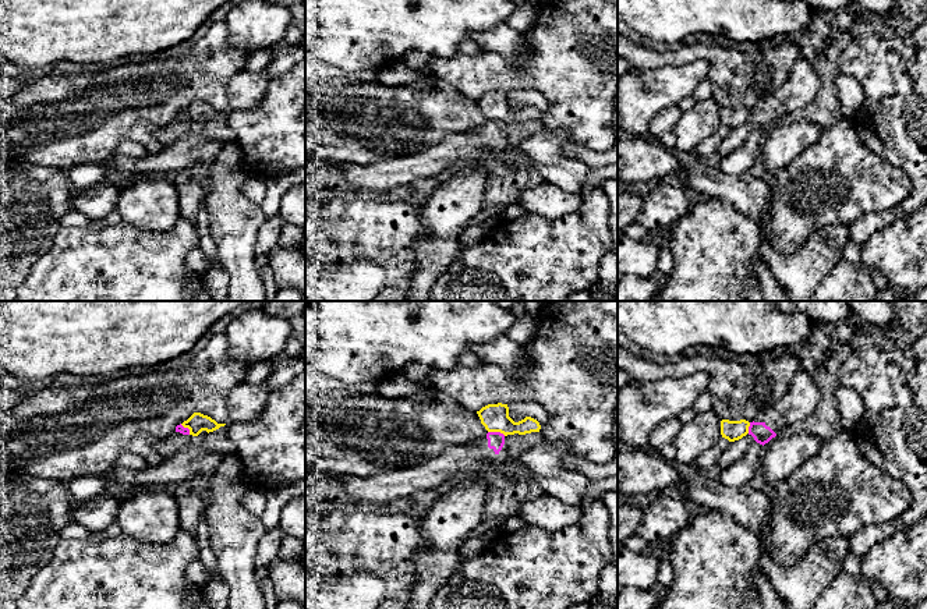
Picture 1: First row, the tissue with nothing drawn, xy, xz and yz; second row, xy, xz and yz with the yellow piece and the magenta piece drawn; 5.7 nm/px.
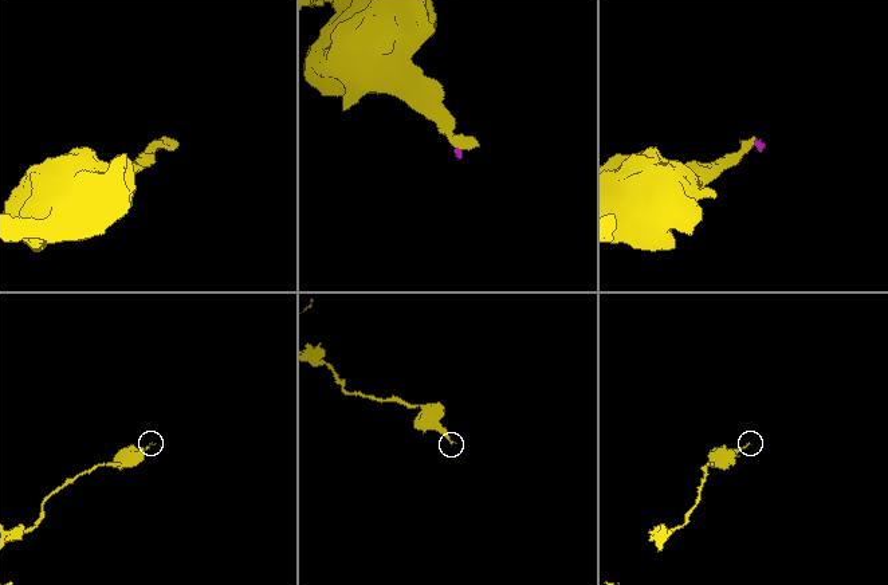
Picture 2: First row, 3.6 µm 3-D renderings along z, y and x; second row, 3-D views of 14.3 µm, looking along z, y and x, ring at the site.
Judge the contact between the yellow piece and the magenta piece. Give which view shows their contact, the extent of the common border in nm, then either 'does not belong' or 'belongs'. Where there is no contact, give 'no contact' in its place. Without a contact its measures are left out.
contact in xz; length 110 nm; does not belong

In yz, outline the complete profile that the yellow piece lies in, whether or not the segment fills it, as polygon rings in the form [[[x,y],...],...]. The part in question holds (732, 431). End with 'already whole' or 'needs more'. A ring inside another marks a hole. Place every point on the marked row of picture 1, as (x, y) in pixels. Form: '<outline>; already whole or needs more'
[[[722,419],[721,435],[729,442],[735,442],[749,433],[749,426],[750,426],[750,422],[746,419],[740,419],[740,421]]]; already whole

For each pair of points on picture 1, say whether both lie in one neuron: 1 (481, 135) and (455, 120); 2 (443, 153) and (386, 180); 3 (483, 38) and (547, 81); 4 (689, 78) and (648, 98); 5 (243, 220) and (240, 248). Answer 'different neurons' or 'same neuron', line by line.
1: different neurons
2: same neuron
3: different neurons
4: same neuron
5: same neuron

